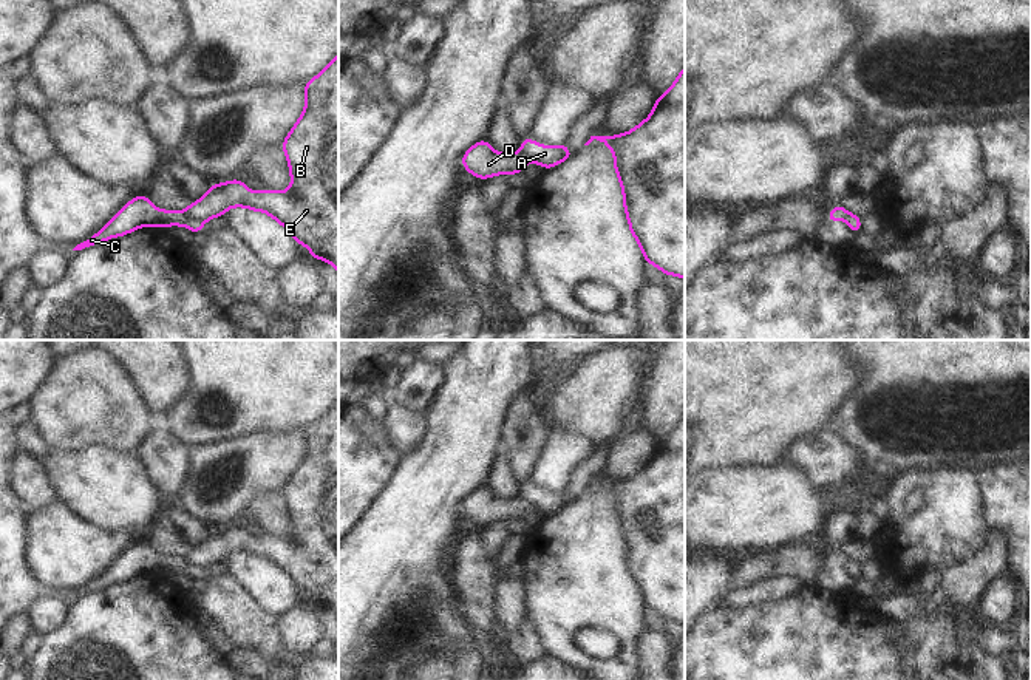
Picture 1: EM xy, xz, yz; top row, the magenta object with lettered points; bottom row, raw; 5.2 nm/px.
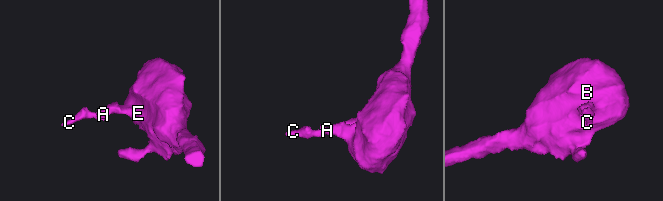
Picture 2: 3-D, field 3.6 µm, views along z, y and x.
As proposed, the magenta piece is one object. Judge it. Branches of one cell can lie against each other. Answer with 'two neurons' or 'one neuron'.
two neurons

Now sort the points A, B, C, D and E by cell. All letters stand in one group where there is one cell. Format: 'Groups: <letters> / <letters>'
Groups: A B E / C D.

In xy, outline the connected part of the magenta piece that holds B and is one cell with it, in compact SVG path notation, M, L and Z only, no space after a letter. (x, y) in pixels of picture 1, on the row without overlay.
M339 400L314 425L305 430L305 457L283 485L292 530L288 536L250 538L243 525L212 530L210 536L182 556L184 564L209 567L230 553L266 558L297 587L311 597L311 604L328 607L339 620Z

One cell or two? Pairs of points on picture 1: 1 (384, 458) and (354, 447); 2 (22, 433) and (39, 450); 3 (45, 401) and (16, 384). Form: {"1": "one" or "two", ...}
{"1": "one", "2": "one", "3": "two"}

